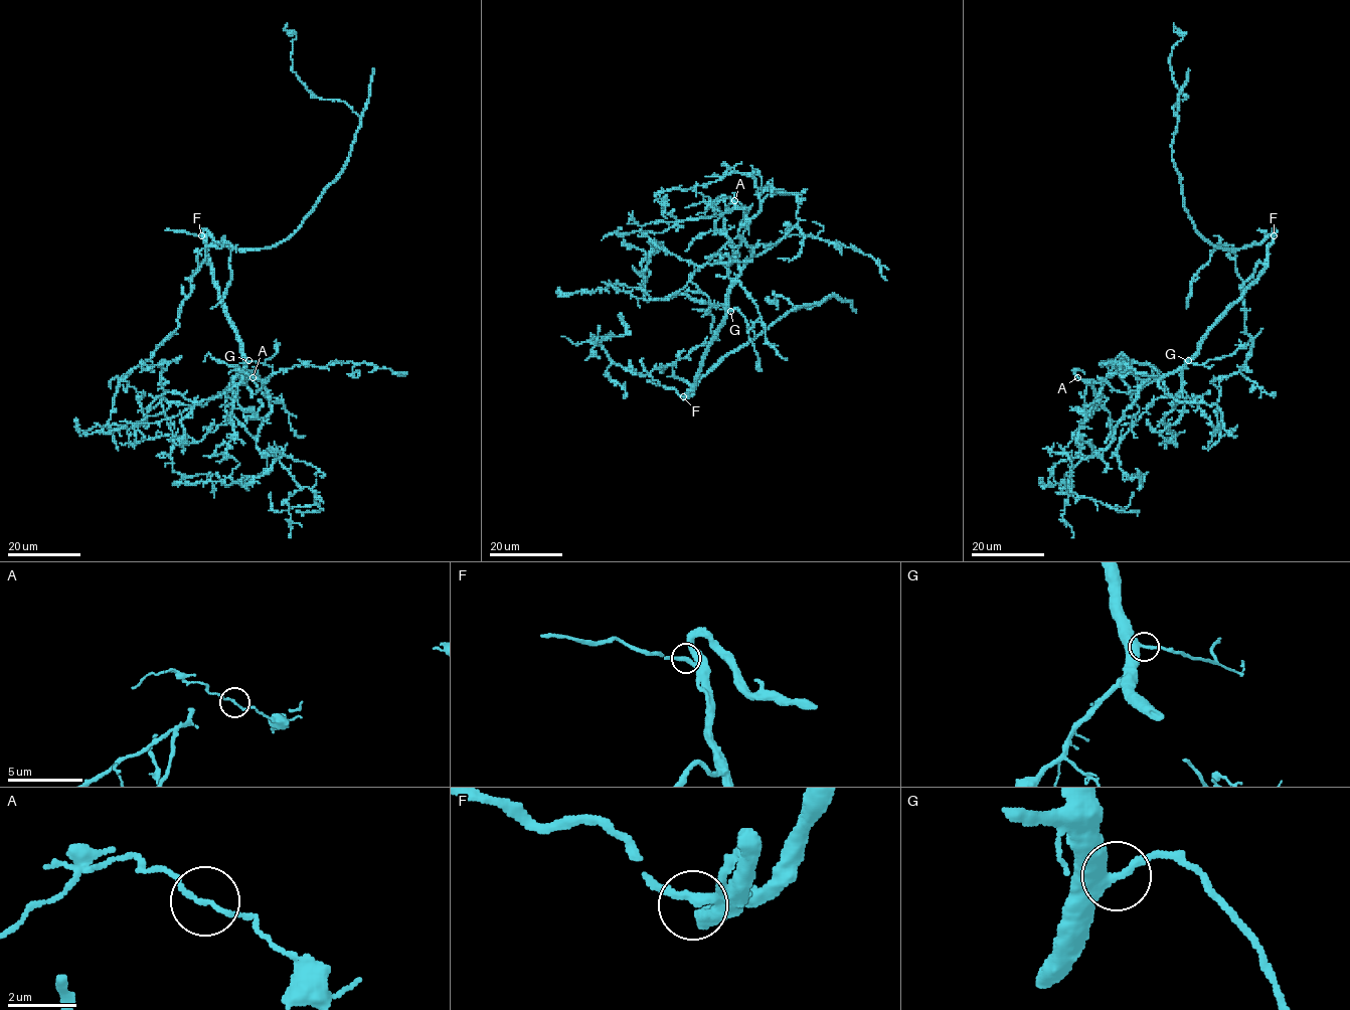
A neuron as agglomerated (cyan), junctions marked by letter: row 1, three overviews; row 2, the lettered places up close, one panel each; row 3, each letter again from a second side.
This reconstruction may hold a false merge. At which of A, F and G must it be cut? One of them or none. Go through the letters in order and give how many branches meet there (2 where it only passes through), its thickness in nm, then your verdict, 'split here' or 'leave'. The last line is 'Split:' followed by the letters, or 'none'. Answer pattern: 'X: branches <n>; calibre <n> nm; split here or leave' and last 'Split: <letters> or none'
A: branches 2; calibre 120 nm; split here
F: branches 2; calibre 260 nm; leave
G: branches 2; calibre 360 nm; leave
Split: A

